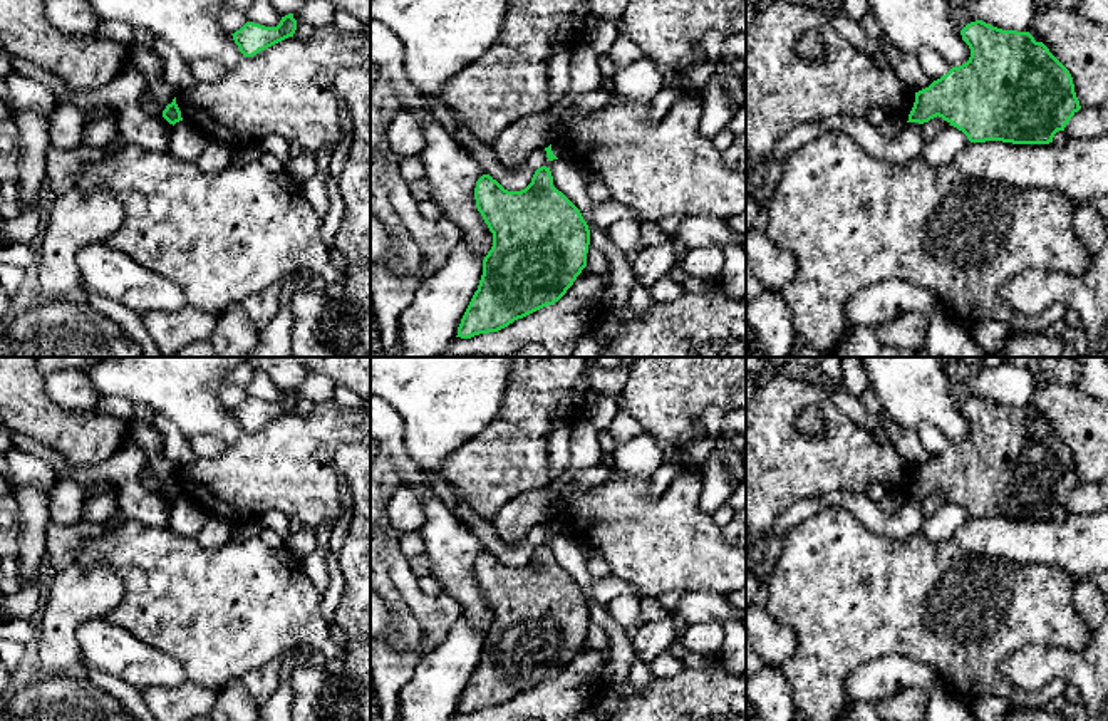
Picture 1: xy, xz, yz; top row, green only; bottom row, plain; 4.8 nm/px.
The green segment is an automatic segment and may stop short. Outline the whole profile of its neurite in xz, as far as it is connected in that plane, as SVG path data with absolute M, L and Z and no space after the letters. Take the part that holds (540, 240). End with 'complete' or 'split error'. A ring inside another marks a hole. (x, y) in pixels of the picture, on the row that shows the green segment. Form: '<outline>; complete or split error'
M546 166L521 191L508 191L483 174L474 200L493 233L493 246L458 327L461 339L498 332L558 302L587 267L590 245L587 221L553 186Z; complete

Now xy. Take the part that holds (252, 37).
M293 13L282 17L277 27L265 27L260 23L246 22L233 35L235 44L238 45L243 57L253 57L258 52L293 37L297 30L297 20Z; complete

